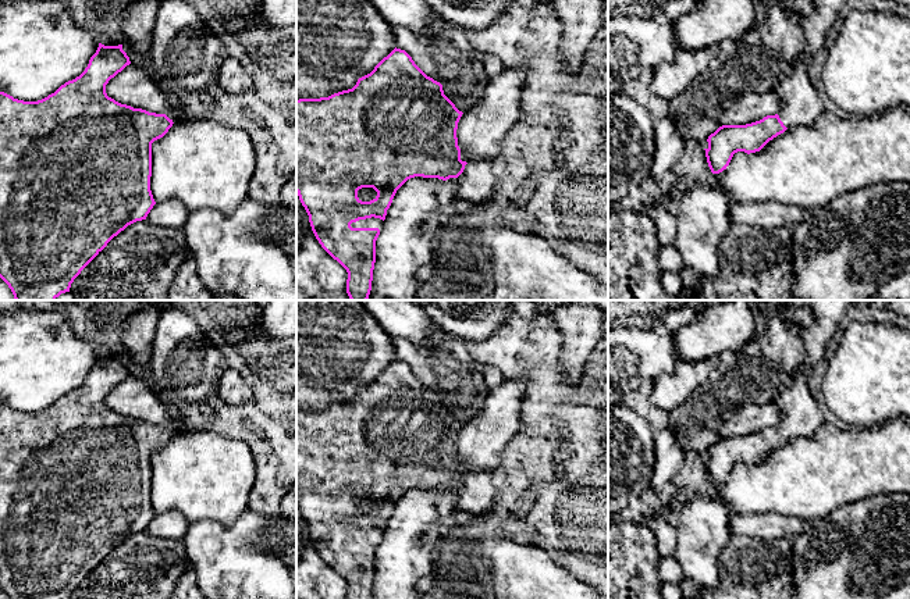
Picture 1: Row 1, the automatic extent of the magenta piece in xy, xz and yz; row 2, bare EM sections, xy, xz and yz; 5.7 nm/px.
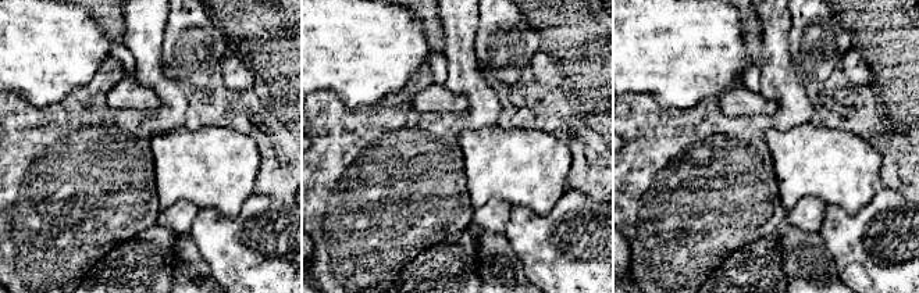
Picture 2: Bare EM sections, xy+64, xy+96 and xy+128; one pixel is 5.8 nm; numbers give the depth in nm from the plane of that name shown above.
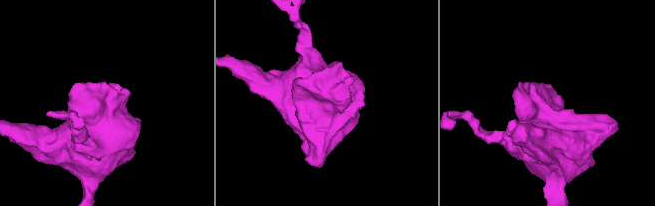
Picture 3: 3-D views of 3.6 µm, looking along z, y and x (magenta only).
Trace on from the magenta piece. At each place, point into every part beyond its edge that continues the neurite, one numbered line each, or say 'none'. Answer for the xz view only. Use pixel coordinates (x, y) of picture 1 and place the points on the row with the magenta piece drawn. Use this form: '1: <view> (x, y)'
1: xz (477, 181)
2: xz (369, 223)

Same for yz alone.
1: yz (800, 103)

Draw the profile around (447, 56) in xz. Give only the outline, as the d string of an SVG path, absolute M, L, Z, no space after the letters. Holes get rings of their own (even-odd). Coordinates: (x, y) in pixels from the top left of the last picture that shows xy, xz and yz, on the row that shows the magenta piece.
M451 26L430 33L415 33L405 28L394 28L395 47L405 50L415 64L430 78L442 85L444 95L463 114L476 106L490 82L477 51L466 39L465 29Z

